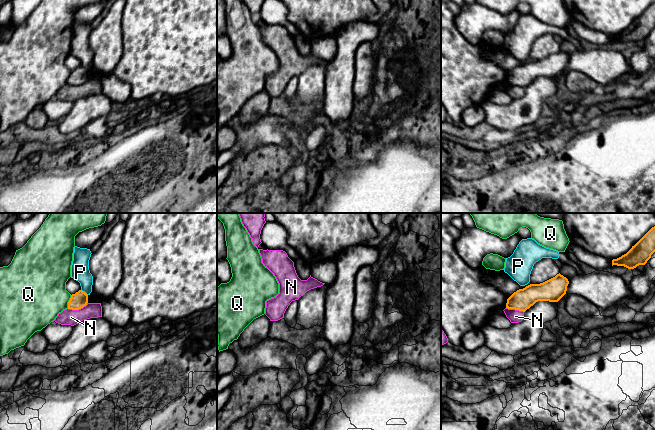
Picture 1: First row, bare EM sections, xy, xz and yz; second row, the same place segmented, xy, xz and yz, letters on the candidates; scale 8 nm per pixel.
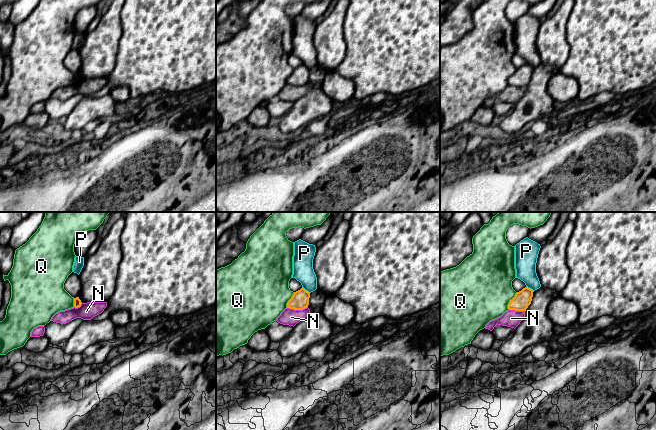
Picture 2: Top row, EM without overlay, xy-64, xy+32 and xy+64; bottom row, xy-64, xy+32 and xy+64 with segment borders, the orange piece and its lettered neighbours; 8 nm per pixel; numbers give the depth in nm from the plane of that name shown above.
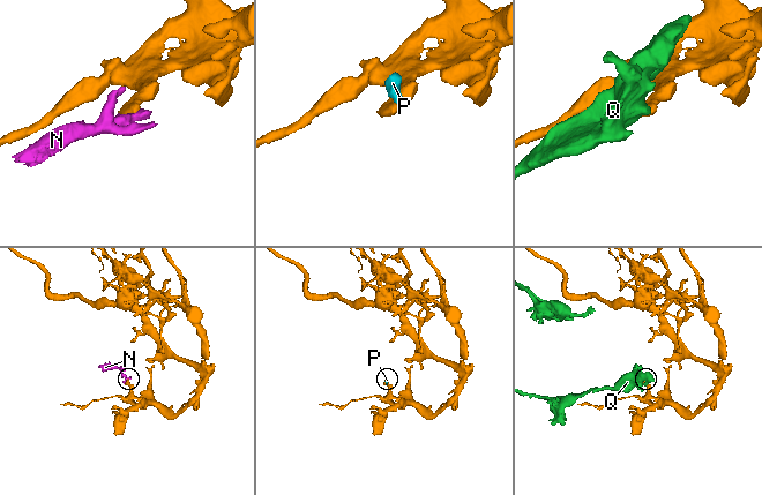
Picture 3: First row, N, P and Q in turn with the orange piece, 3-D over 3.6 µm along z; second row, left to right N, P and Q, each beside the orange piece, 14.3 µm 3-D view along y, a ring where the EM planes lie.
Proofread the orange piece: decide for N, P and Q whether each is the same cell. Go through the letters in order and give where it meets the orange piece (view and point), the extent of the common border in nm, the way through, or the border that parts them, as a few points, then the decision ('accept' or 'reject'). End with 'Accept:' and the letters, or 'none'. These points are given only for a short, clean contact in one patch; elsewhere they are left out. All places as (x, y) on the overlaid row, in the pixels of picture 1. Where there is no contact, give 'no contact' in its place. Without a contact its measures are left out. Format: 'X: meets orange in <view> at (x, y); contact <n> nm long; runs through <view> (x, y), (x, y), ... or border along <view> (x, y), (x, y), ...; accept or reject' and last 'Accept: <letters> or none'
N: meets orange in xy at (77, 309); contact 180 nm long; border along xy (87, 302), (78, 309), (67, 308); reject
P: meets orange in xy at (84, 292); contact 80 nm long; border along xy (81, 289), (87, 295); reject
Q: meets orange in xy at (69, 301); contact 110 nm long; border along xy (71, 295), (67, 307); reject
Accept: none

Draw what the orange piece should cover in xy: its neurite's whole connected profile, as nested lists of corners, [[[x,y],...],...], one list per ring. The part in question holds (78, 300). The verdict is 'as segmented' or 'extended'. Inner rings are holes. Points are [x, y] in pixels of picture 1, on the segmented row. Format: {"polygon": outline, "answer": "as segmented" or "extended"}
{"polygon": [[[79,290],[75,294],[71,295],[71,298],[68,302],[68,309],[79,310],[84,306],[86,306],[87,303],[88,303],[88,295],[82,290]]], "answer": "as segmented"}

